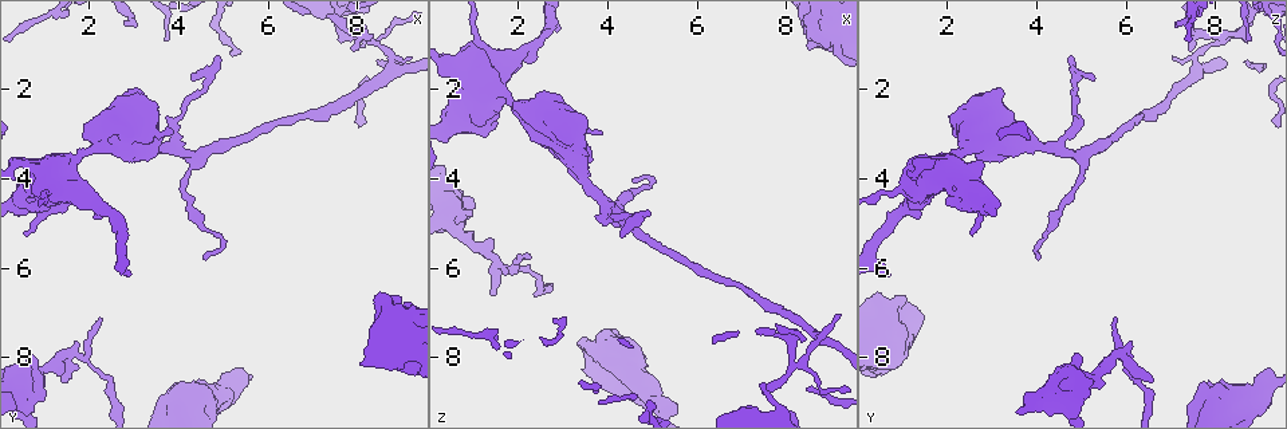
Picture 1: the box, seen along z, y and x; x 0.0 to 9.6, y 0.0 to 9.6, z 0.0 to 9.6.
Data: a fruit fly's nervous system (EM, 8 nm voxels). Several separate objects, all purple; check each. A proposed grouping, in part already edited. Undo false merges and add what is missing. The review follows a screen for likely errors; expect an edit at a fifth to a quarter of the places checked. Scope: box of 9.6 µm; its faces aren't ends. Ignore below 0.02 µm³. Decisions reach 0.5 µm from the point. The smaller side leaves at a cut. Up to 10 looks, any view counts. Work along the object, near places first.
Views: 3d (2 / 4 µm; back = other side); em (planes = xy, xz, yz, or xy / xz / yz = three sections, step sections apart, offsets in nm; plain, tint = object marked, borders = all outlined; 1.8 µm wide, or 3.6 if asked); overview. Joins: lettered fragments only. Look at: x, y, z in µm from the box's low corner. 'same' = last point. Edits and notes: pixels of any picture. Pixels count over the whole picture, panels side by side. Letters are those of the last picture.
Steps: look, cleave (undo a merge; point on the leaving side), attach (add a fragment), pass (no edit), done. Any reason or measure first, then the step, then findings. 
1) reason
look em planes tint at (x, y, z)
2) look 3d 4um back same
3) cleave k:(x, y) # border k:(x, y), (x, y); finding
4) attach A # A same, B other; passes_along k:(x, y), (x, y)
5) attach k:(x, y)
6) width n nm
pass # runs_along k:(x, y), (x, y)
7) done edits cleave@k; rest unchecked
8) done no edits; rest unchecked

arms part here
look 3d 4um at (1.45, 8.00, 5.90)

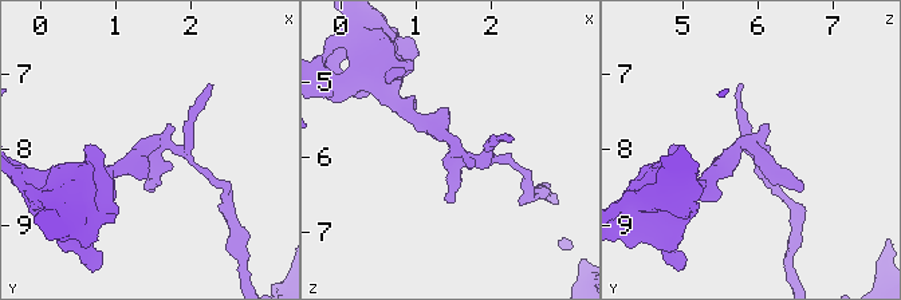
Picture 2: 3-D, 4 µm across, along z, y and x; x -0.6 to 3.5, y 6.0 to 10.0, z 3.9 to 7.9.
now the EM
look em xz step 16 tint at (1.55, 7.95, 5.85)

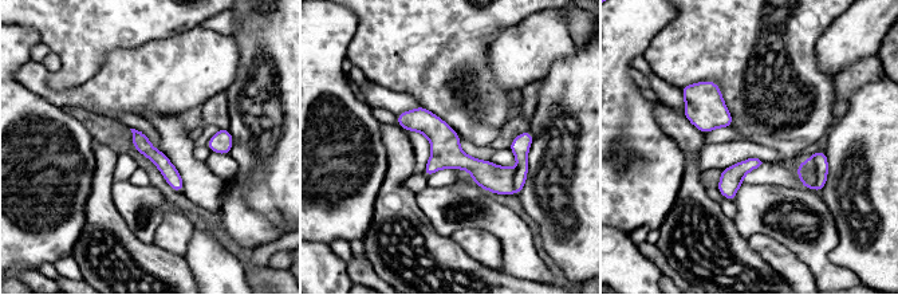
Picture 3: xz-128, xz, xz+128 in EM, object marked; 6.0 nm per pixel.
look em planes borders same

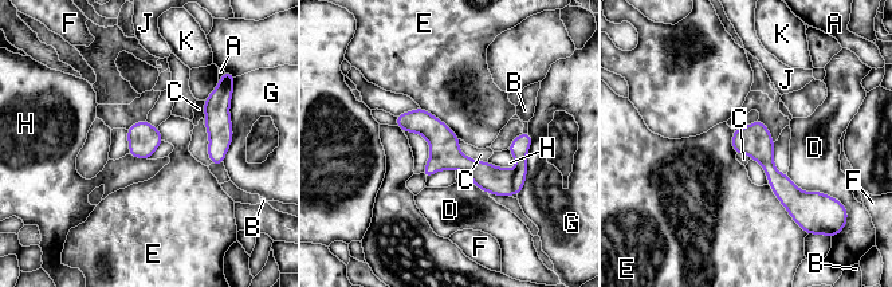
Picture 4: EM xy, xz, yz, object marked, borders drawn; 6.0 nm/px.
cleave 4:(519, 146) # A other, B other, C other, D other, E other, F other, G other, H other, J other, K other; border 4:(514, 172), (513, 192); a second cell is stuck on

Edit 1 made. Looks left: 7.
sharp bend
look em 3.6um yz step 4 tint at (4.45, 8.95, 8.25)

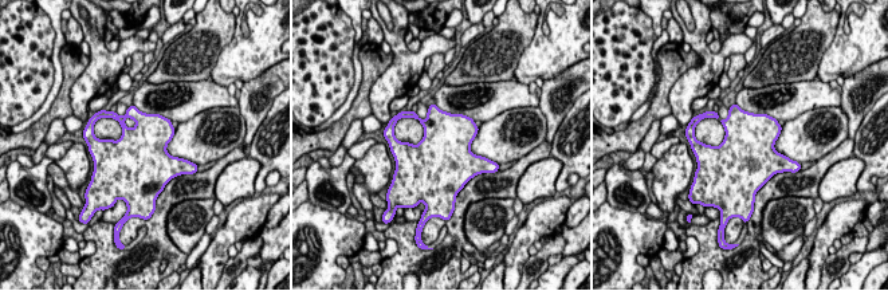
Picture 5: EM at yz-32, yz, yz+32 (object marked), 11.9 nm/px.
look em 3.6um xz step 8 borders same

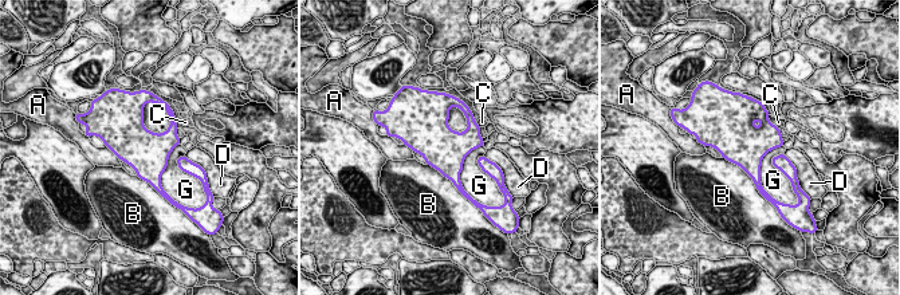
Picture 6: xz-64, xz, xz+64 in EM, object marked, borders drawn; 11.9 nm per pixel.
pass # A other, B other, C other, D other, G other; all the same cell

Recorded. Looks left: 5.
look overview

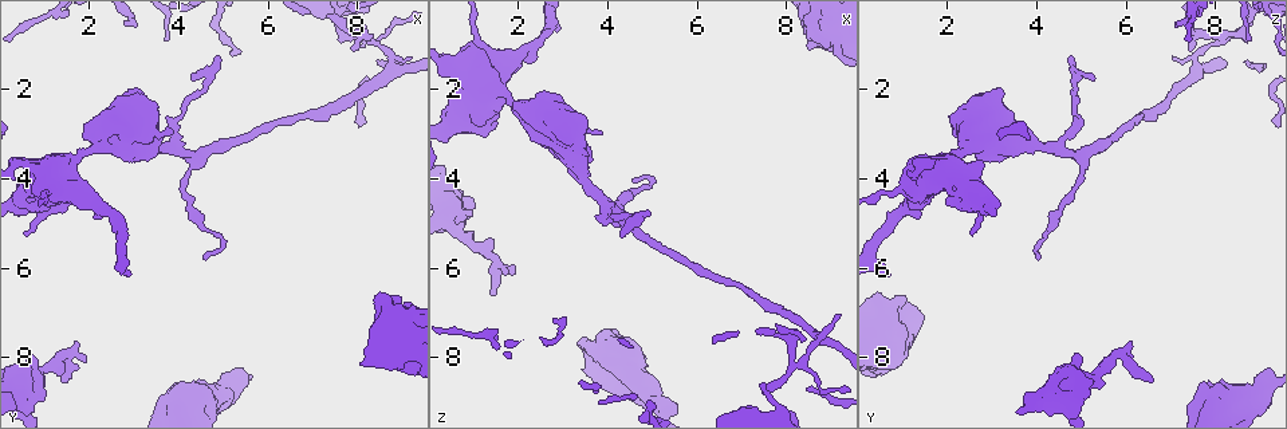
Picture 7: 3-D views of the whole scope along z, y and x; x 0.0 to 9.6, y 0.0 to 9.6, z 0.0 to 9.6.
free end
look 3d 4um at (2.90, 6.20, 0.70)

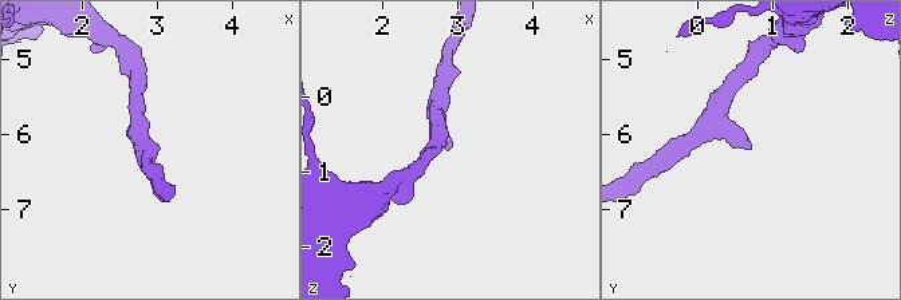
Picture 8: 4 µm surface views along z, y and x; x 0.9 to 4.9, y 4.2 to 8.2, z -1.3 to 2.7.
need the tissue
look em xz step 8 tint at (2.90, 6.15, 0.70)

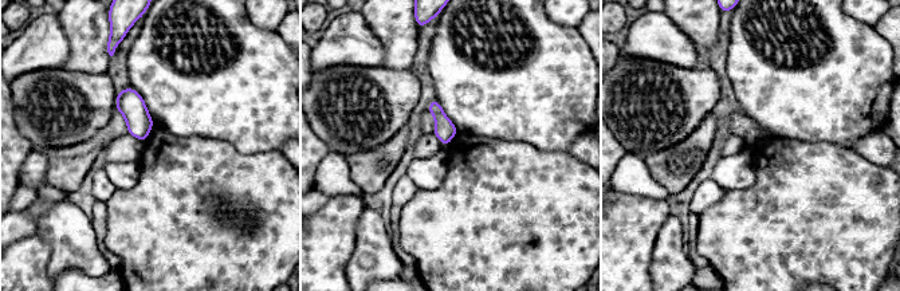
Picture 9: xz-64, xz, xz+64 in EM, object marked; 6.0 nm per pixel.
look em xz step 8 borders same

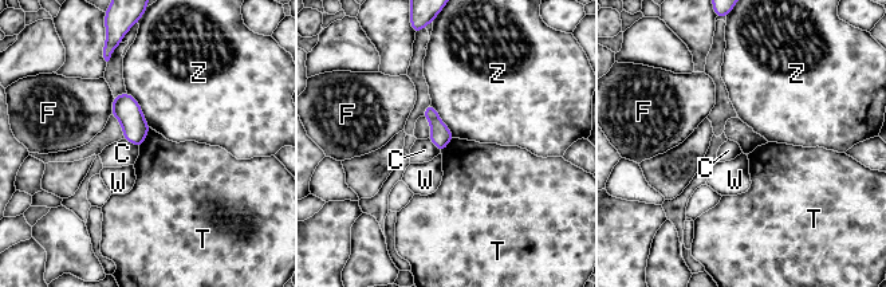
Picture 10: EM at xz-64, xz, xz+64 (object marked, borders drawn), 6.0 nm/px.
width 130 nm
pass # C other, F other, T other, W other, Z other; border 10:(150, 128), (140, 148); no lettered fragment goes on from it

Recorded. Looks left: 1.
done edits cleave@4; rest unchecked

